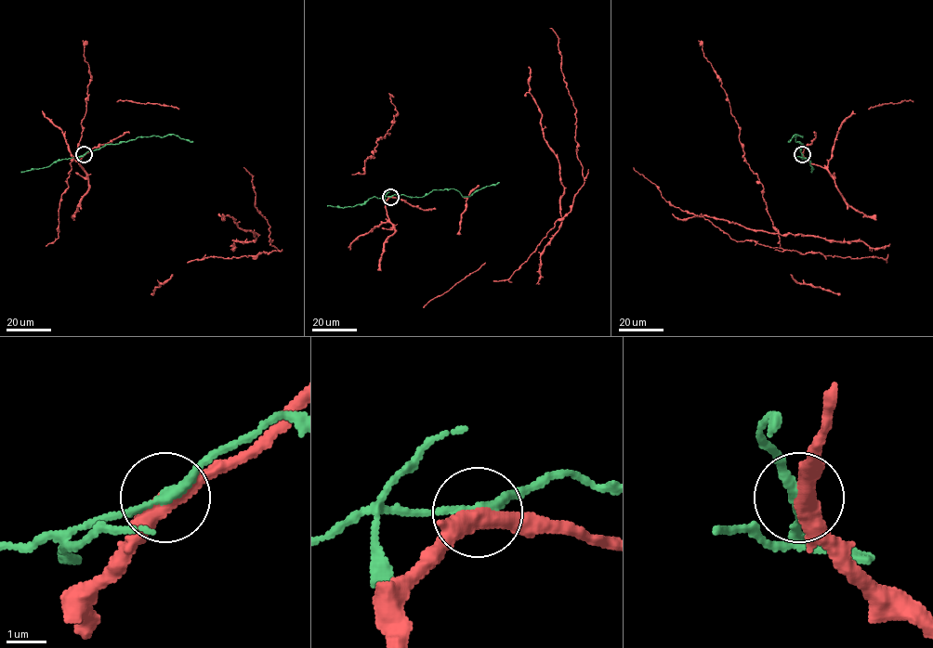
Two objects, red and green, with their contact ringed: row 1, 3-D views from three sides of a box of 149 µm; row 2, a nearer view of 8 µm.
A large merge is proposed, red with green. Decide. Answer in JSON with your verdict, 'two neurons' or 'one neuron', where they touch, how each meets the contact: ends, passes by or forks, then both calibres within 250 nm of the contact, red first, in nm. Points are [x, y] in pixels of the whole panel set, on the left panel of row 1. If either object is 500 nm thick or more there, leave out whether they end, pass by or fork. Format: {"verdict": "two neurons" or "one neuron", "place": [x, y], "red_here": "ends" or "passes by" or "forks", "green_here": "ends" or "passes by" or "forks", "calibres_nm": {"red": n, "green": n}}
{"verdict": "two neurons", "place": [84, 154], "red_here": "passes by", "green_here": "passes by", "calibres_nm": {"red": 400, "green": 240}}

